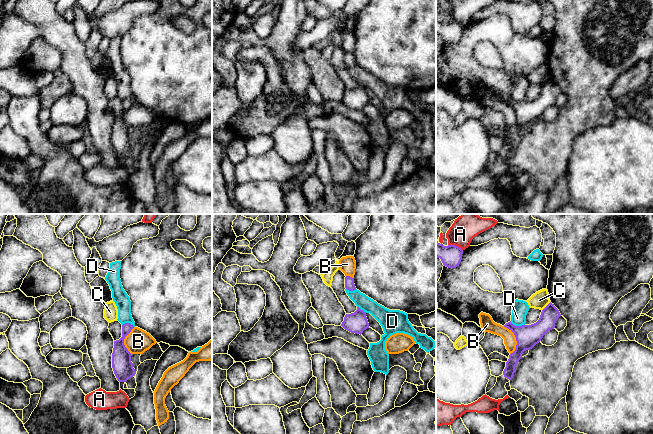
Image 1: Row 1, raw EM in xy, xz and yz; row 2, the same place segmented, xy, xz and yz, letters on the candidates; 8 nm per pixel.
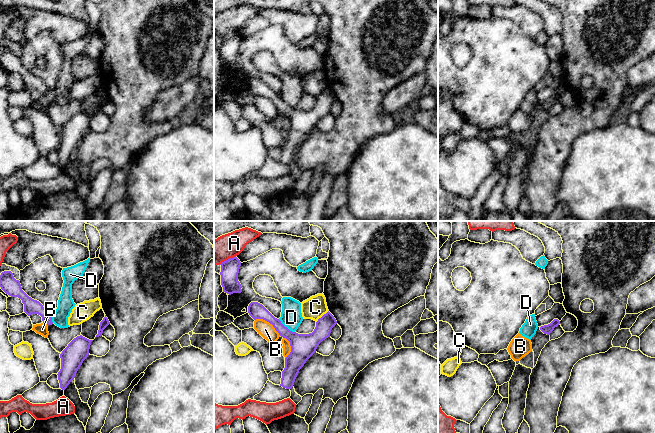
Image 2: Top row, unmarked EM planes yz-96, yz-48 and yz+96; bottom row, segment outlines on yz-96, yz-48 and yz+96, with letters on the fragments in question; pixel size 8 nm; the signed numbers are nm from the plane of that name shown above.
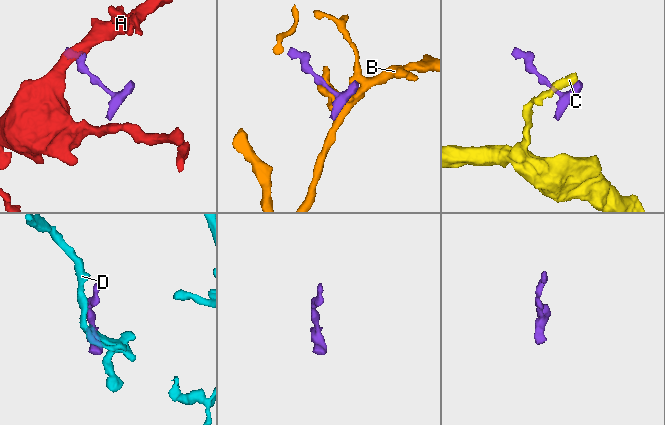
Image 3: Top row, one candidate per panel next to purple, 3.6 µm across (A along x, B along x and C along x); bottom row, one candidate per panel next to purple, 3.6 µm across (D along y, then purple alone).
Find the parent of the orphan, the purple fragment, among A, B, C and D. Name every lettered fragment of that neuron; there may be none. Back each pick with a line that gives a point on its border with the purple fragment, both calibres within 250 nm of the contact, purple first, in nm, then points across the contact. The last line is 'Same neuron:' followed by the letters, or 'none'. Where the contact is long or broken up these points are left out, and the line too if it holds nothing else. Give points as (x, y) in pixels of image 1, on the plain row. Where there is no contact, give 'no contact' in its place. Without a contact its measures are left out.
Same neuron: none

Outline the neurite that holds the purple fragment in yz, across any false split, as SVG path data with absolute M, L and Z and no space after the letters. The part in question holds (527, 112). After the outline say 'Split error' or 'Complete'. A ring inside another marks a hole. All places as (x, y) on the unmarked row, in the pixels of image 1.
M550 78L542 86L539 96L534 100L515 102L510 97L504 101L514 109L517 121L515 127L509 131L503 150L497 153L495 162L486 169L487 172L498 176L508 171L505 161L513 154L516 141L523 128L532 125L549 106L554 105L555 99L560 92L559 86Z. Split error

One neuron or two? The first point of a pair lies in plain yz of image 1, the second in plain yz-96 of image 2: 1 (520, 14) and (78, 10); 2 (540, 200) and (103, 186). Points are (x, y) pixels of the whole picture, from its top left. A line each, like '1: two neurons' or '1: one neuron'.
1: two neurons
2: one neuron

